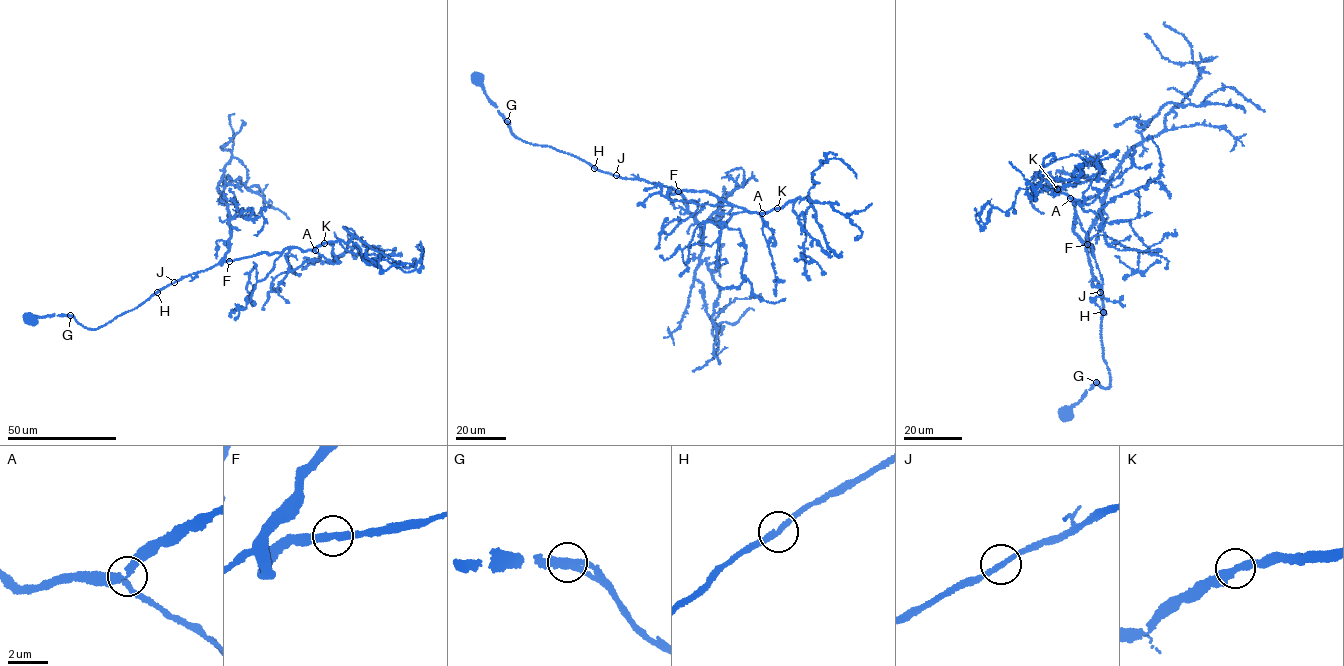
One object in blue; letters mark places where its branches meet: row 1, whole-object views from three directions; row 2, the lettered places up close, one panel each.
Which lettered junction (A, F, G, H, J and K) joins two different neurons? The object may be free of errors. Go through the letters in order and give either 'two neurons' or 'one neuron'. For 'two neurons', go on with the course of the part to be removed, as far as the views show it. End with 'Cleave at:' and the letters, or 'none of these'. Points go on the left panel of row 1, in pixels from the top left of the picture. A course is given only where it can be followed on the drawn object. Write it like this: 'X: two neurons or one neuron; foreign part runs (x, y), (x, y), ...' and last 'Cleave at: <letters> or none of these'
A: one neuron
F: one neuron
G: one neuron
H: one neuron
J: one neuron
K: one neuron
Cleave at: none of these

